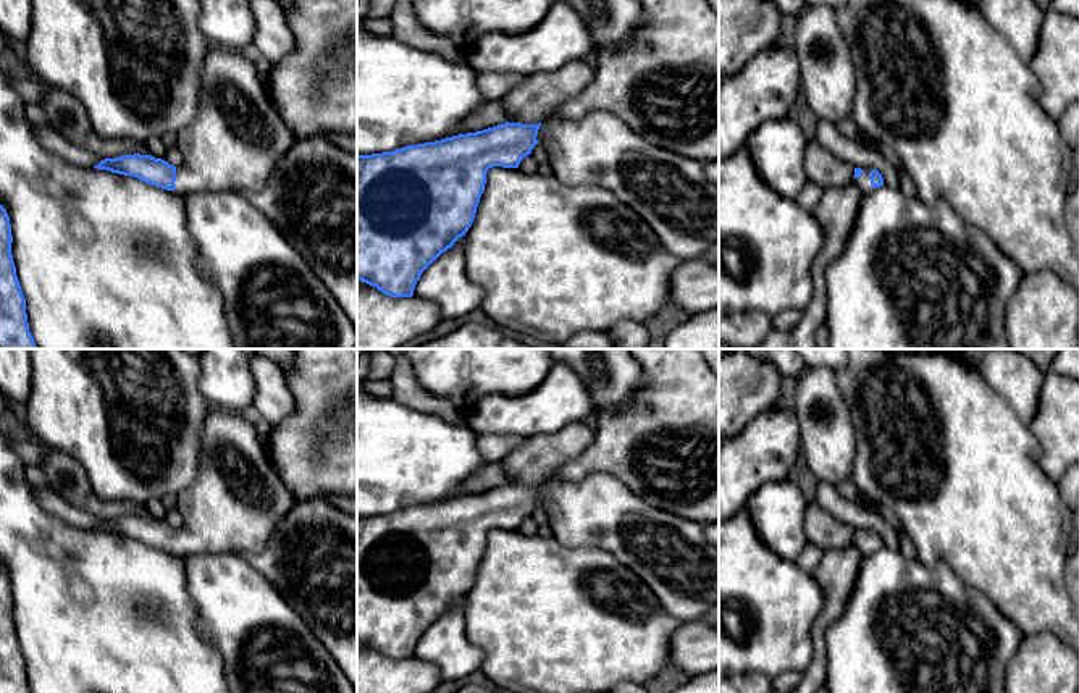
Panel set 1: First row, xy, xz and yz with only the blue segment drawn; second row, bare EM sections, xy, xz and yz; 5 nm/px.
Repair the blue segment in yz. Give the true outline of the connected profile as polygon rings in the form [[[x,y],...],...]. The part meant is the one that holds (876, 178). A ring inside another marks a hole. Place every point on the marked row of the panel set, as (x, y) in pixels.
[[[872,166],[854,168],[853,183],[863,194],[871,192],[874,187],[884,186],[882,174]]]

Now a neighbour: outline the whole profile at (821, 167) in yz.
[[[816,139],[806,144],[804,171],[822,189],[846,186],[854,178],[854,166],[835,158]]]

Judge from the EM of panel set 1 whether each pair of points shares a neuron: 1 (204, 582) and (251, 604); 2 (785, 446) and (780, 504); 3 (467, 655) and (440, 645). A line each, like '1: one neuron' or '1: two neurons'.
1: one neuron
2: two neurons
3: one neuron

